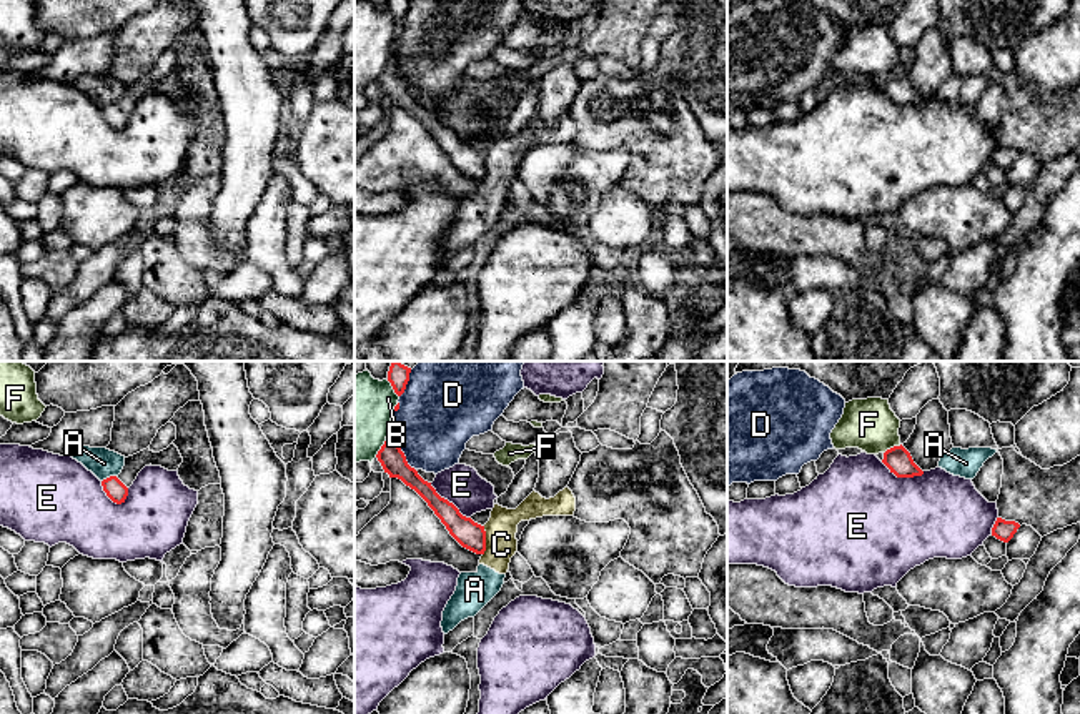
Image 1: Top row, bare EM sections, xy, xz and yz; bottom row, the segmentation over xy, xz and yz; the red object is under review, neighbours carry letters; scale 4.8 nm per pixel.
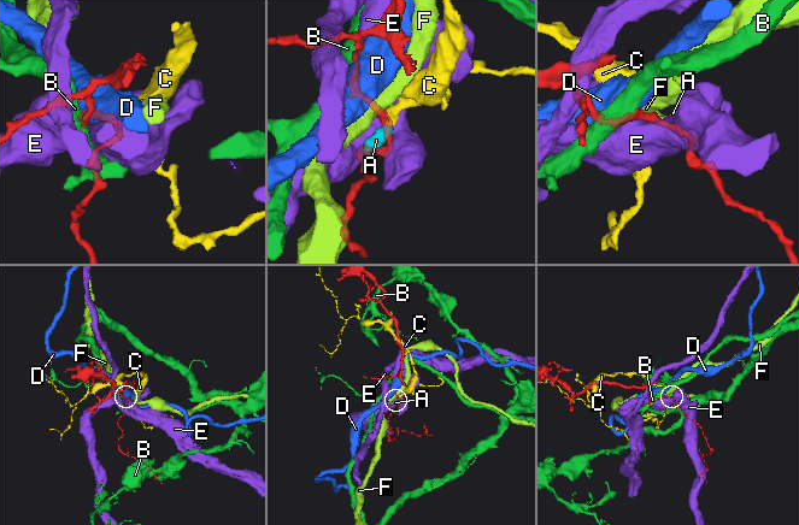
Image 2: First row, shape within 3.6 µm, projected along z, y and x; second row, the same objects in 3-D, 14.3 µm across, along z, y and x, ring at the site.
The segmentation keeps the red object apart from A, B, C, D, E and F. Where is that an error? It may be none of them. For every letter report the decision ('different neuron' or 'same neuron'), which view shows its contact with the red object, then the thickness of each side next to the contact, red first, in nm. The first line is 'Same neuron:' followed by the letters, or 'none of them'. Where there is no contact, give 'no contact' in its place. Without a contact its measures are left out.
Same neuron: none of them
A: different neuron; meets red in xy; 100 nm thick on the red side, 140 nm on the other
B: different neuron; meets red in xz; 120 nm thick on the red side, 360 nm on the other
C: different neuron; meets red in xz; 140 nm thick on the red side, 160 nm on the other
D: different neuron; meets red in xz; 120 nm thick on the red side, 380 nm on the other
E: different neuron; meets red in xy; 100 nm thick on the red side, 400 nm on the other
F: different neuron; meets red in yz; 120 nm thick on the red side, 260 nm on the other

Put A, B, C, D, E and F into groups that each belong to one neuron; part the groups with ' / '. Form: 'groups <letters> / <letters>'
groups A C / B / D / E / F

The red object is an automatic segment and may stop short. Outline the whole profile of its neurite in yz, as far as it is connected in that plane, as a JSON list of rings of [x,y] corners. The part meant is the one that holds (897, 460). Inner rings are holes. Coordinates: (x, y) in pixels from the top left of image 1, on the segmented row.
[[[902,444],[887,449],[884,453],[882,463],[897,478],[914,478],[914,476],[922,476],[924,474],[924,471],[914,463],[910,453]]]

